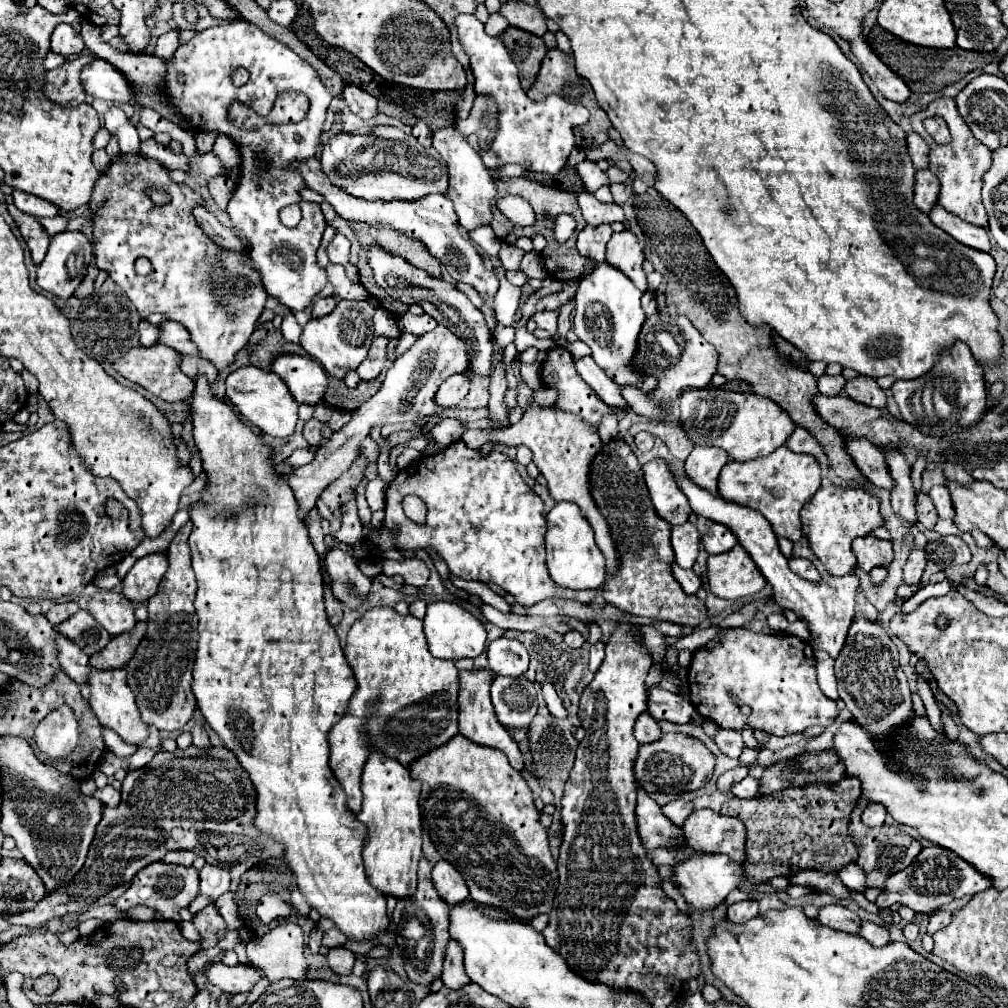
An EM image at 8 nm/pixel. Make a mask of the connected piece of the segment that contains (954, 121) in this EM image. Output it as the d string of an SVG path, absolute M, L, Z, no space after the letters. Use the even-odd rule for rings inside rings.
M938 98L934 100L926 110L918 112L912 116L912 128L914 132L918 132L930 146L930 172L934 172L942 184L942 190L940 190L940 196L938 196L938 204L942 208L946 208L950 214L966 220L966 222L972 222L976 226L984 226L988 222L986 218L986 210L982 206L982 198L980 198L980 188L982 188L982 176L984 172L990 168L990 162L992 162L992 152L974 138L974 134L970 132L970 128L966 126L966 122L962 120L962 116L958 114L958 108L956 108L956 102L954 98ZM932 116L942 116L950 128L950 134L952 134L952 142L942 146L942 144L936 144L934 138L926 132L924 128L924 120L926 118L932 118Z

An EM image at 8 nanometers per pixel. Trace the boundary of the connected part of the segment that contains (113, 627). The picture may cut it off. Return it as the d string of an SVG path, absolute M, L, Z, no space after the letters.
M102 590L90 598L86 608L112 636L130 632L136 624L134 606L128 598L114 590Z

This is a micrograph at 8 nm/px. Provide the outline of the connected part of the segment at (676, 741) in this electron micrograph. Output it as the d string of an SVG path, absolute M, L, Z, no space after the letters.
M662 734L658 742L640 746L638 760L634 766L634 774L642 790L648 794L664 792L664 794L682 794L690 790L702 788L714 772L714 754L700 742L684 734Z

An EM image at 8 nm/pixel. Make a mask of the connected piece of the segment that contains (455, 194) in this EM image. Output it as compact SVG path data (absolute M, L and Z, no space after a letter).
M446 126L438 132L434 132L434 144L432 144L438 154L448 162L448 172L450 172L450 186L448 186L448 198L454 204L454 210L458 214L458 224L464 226L468 232L488 224L492 220L492 202L496 198L496 186L494 186L494 178L490 176L488 168L484 166L480 152L474 150L468 142L468 138L464 134L460 134L456 130L456 126Z

